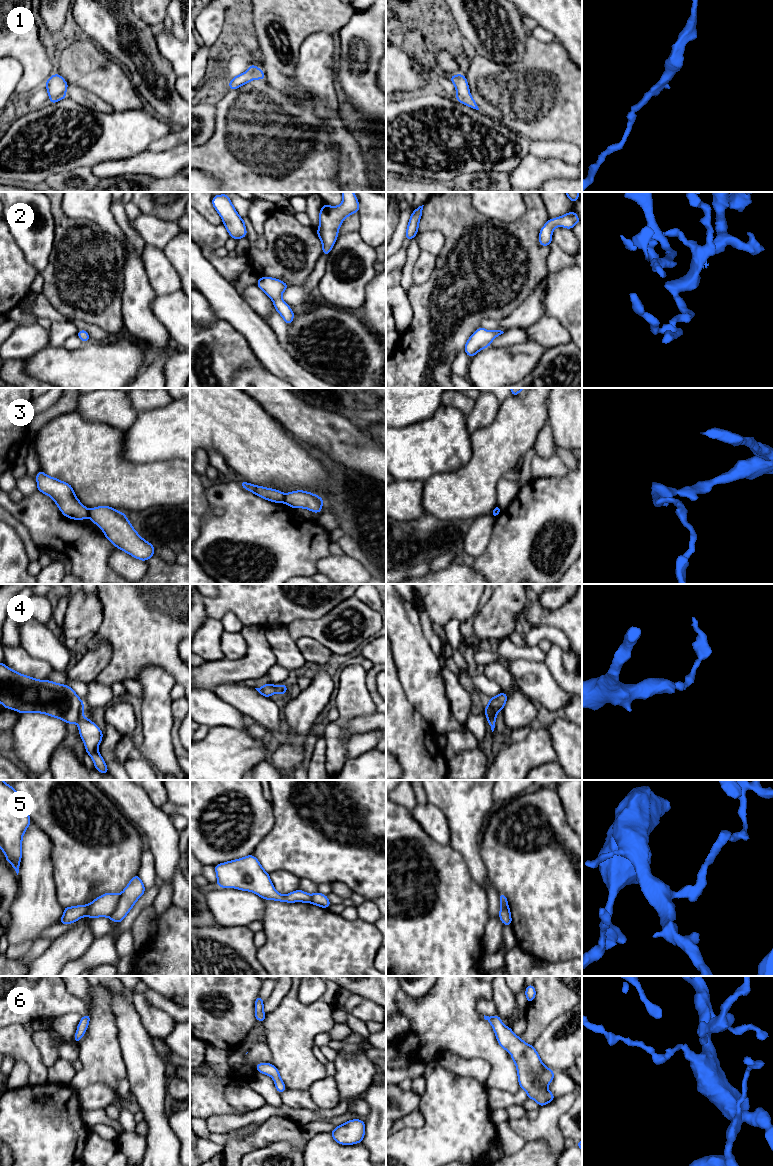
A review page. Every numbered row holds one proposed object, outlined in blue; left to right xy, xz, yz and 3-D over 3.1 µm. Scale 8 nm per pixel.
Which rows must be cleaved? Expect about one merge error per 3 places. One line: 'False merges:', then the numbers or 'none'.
False merges: 3, 5

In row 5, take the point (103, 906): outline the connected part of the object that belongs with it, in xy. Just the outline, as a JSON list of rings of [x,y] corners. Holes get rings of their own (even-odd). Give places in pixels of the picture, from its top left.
[[[105,893],[97,897],[88,905],[64,907],[64,913],[59,923],[71,924],[85,916],[88,916],[89,918],[110,917],[115,911],[119,899],[120,894]]]

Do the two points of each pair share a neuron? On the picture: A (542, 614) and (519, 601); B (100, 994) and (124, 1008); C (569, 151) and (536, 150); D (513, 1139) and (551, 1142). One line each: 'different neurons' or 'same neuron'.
A: different neurons
B: different neurons
C: same neuron
D: different neurons

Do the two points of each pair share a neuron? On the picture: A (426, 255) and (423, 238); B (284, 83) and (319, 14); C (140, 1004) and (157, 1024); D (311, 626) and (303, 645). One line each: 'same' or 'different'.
A: different
B: same
C: same
D: different

